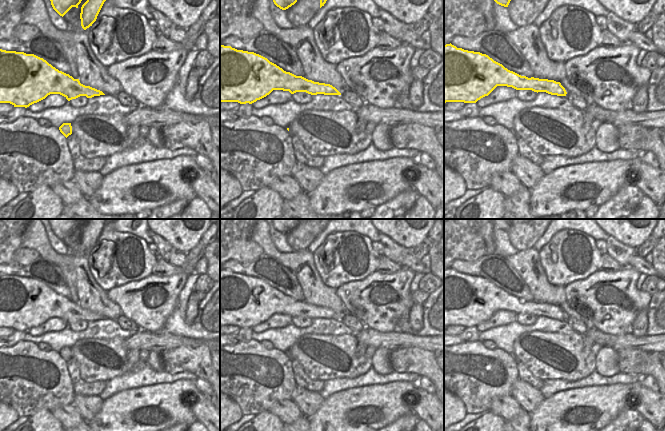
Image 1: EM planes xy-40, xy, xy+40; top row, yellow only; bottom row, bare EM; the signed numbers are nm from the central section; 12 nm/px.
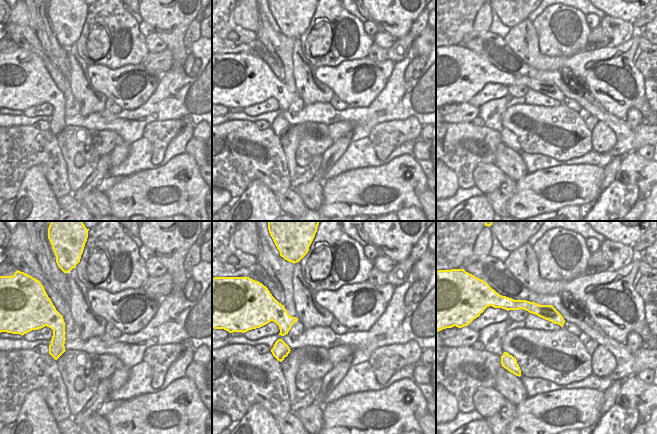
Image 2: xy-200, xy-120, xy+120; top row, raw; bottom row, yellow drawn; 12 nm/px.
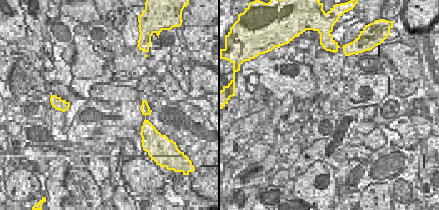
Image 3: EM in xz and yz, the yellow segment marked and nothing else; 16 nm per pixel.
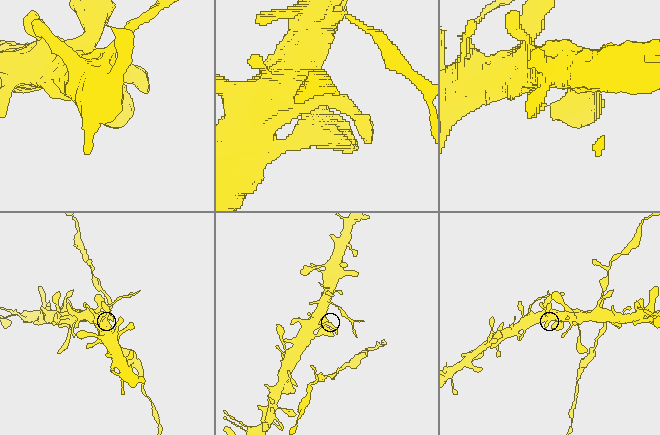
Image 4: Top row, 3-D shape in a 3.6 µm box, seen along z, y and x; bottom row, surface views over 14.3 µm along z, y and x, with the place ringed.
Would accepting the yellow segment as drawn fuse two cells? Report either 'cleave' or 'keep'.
keep

